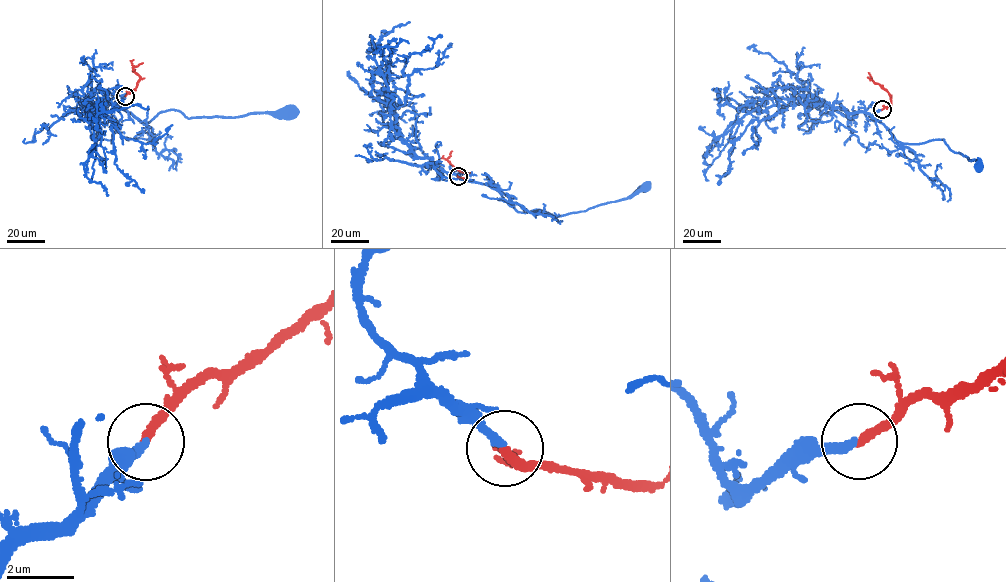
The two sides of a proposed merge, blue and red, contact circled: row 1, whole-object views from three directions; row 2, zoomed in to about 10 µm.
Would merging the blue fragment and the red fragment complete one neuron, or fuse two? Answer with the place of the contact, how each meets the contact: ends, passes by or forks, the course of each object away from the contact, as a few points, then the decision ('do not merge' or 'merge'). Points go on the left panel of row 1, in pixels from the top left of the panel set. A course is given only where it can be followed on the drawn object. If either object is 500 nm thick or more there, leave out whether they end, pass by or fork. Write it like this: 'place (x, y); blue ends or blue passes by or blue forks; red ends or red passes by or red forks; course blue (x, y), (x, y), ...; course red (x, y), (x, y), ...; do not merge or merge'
place (125, 96); blue ends; red ends; course blue (125, 96), (116, 104), (144, 123), (160, 112), (171, 110), (180, 110), (188, 118), (292, 113); course red (125, 96), (135, 89), (140, 77), (133, 66), (143, 63); merge

